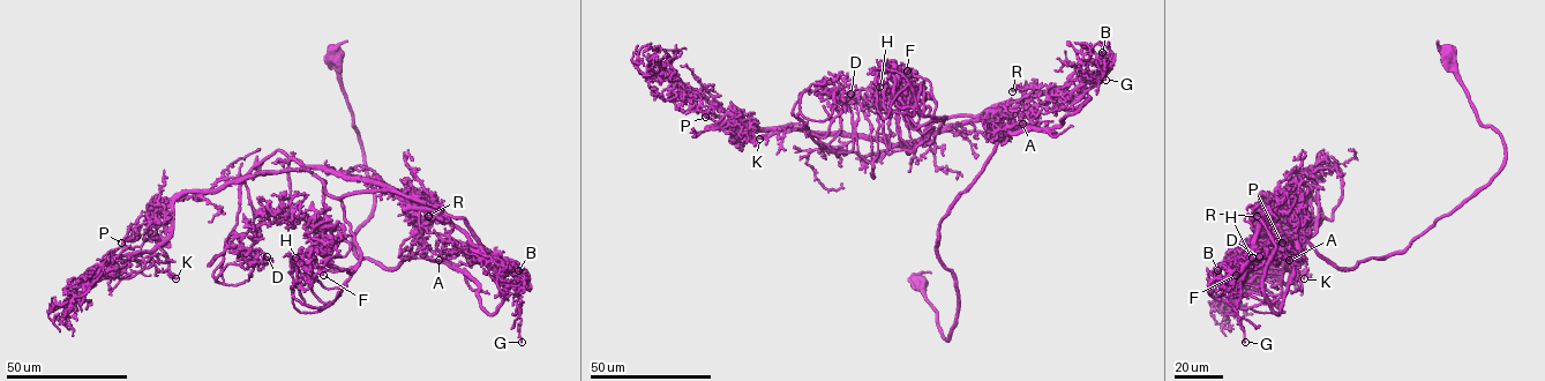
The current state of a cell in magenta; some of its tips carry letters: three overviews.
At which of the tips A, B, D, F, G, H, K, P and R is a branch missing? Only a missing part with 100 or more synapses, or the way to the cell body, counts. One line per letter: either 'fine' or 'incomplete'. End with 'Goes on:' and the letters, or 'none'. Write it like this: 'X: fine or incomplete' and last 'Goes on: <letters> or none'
A: fine
B: fine
D: fine
F: fine
G: fine
H: fine
K: fine
P: fine
R: fine
Goes on: none

